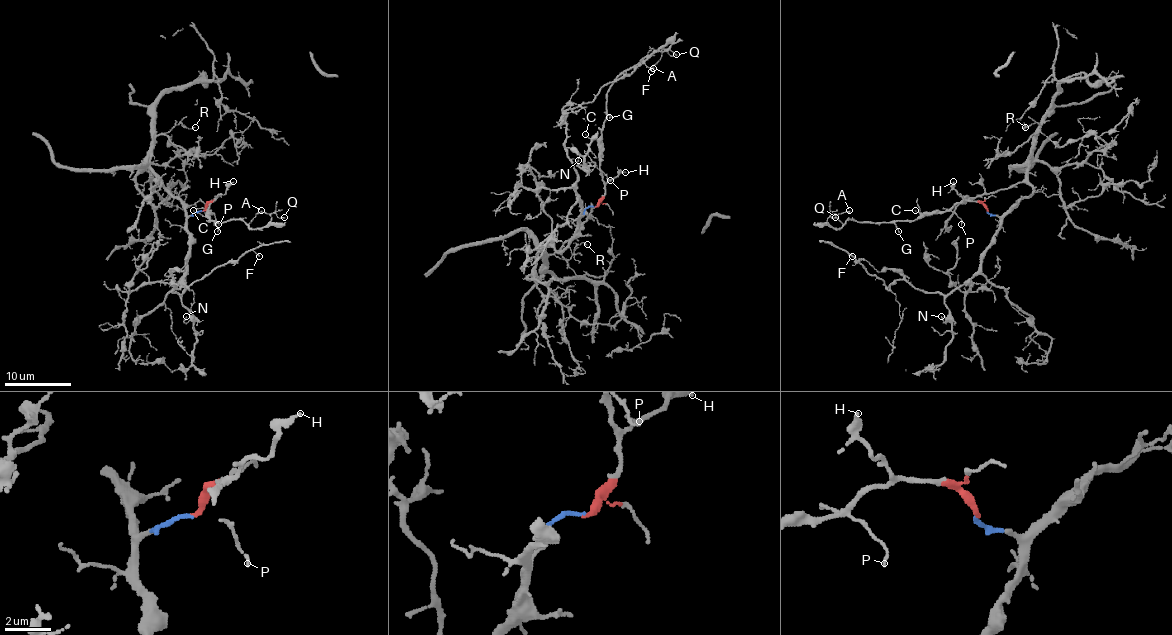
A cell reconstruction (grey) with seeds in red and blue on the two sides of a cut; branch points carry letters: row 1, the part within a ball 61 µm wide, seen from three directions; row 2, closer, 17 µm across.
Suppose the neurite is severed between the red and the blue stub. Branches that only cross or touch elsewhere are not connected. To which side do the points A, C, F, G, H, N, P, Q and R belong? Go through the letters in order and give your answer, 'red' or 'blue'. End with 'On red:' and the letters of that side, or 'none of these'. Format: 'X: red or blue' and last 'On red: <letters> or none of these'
A: red
C: red
F: blue
G: red
H: red
N: blue
P: red
Q: red
R: blue
On red: A, C, G, H, P, Q

